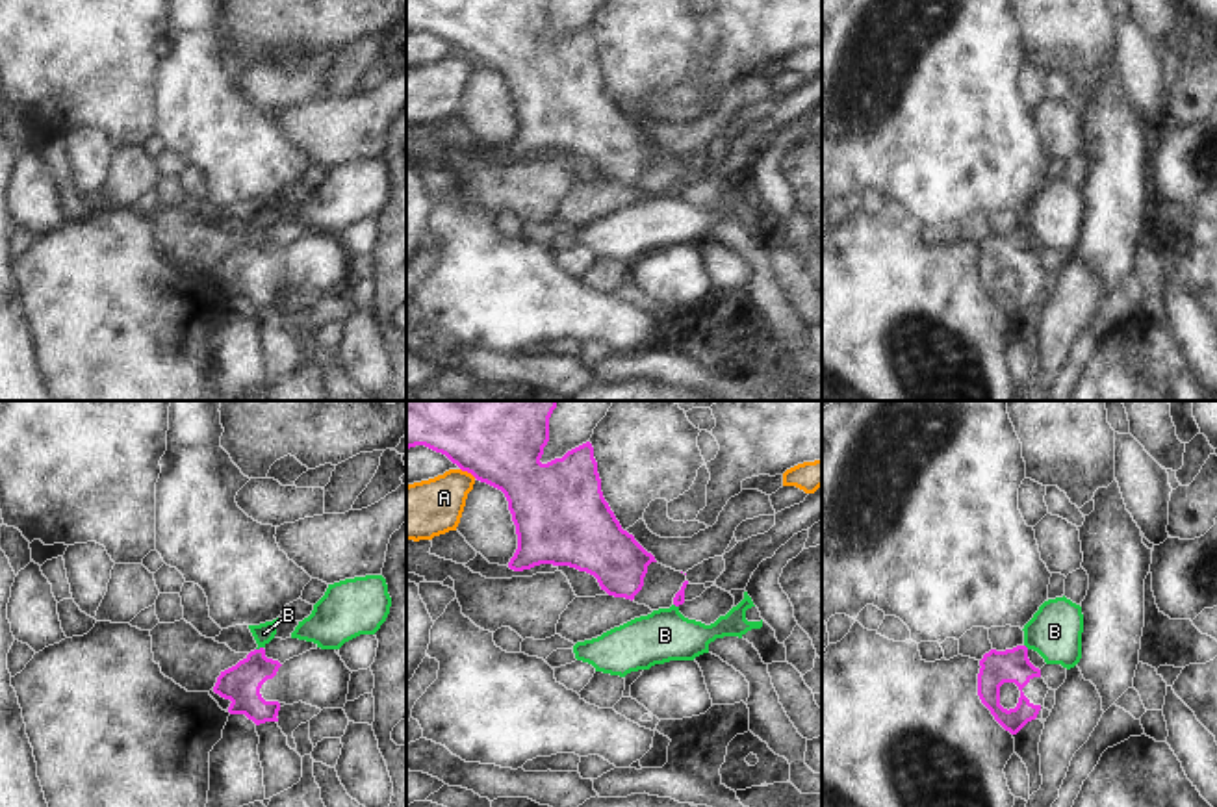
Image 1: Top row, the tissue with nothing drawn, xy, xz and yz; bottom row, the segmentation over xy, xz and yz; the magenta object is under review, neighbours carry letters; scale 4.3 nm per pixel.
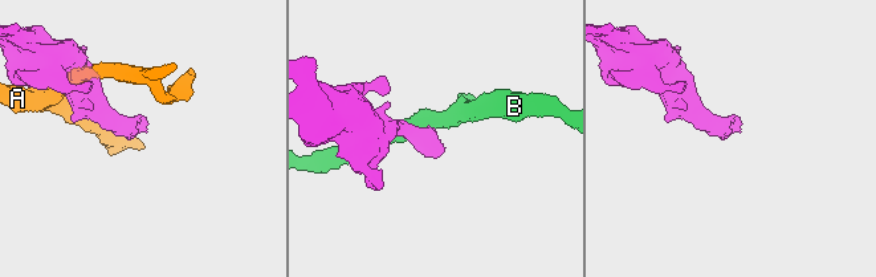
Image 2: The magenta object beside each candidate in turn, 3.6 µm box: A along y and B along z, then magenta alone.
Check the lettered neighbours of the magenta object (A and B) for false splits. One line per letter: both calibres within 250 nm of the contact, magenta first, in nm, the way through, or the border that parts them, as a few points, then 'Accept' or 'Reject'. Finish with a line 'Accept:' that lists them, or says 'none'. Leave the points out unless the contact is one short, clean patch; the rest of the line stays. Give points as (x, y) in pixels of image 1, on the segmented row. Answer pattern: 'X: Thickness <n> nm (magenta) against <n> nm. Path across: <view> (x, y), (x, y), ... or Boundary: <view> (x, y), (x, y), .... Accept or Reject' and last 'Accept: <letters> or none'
A: Thickness 500 nm (magenta) against 240 nm. Reject
B: Thickness 170 nm (magenta) against 90 nm. Boundary: xy (262, 646), (256, 650). Reject
Accept: none.

